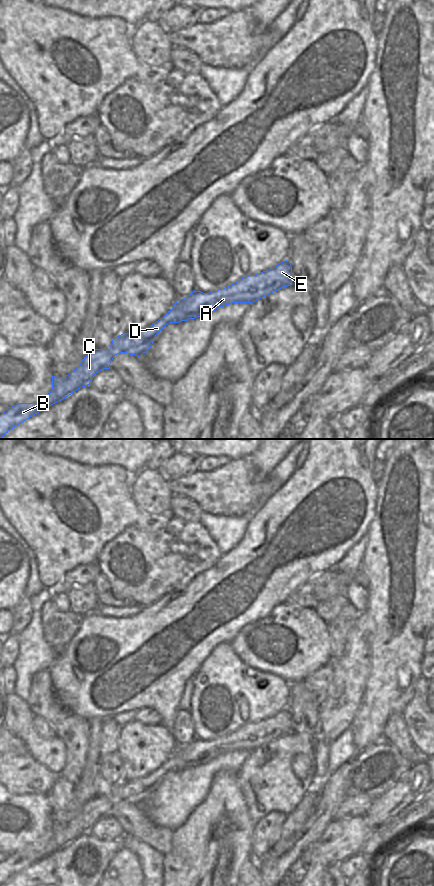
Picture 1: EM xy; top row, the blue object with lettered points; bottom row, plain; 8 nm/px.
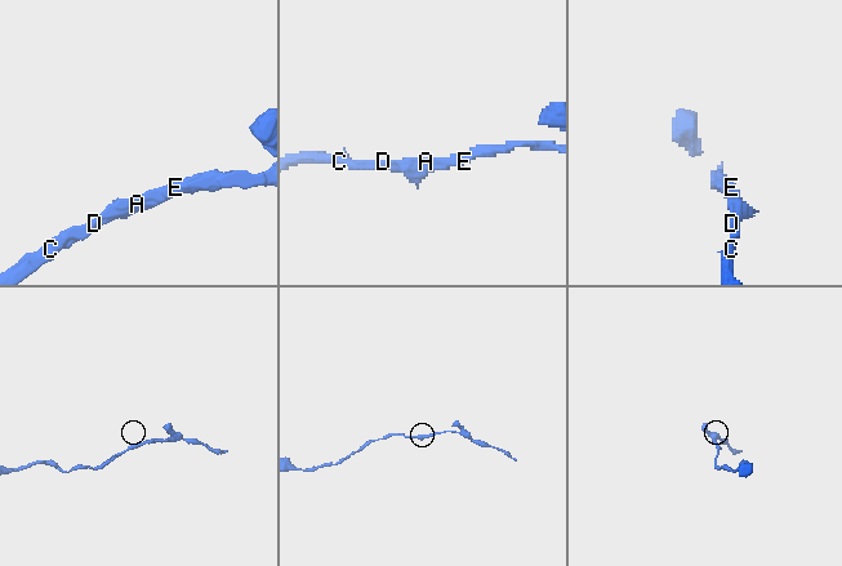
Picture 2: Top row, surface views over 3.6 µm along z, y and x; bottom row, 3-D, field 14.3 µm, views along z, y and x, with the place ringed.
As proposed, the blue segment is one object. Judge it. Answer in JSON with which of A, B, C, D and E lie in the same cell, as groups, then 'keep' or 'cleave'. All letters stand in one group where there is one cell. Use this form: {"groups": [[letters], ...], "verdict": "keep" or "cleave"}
{"groups": [["A", "B", "C", "D", "E"]], "verdict": "keep"}

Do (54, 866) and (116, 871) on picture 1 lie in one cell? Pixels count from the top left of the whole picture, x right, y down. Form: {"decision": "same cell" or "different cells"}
{"decision": "different cells"}

